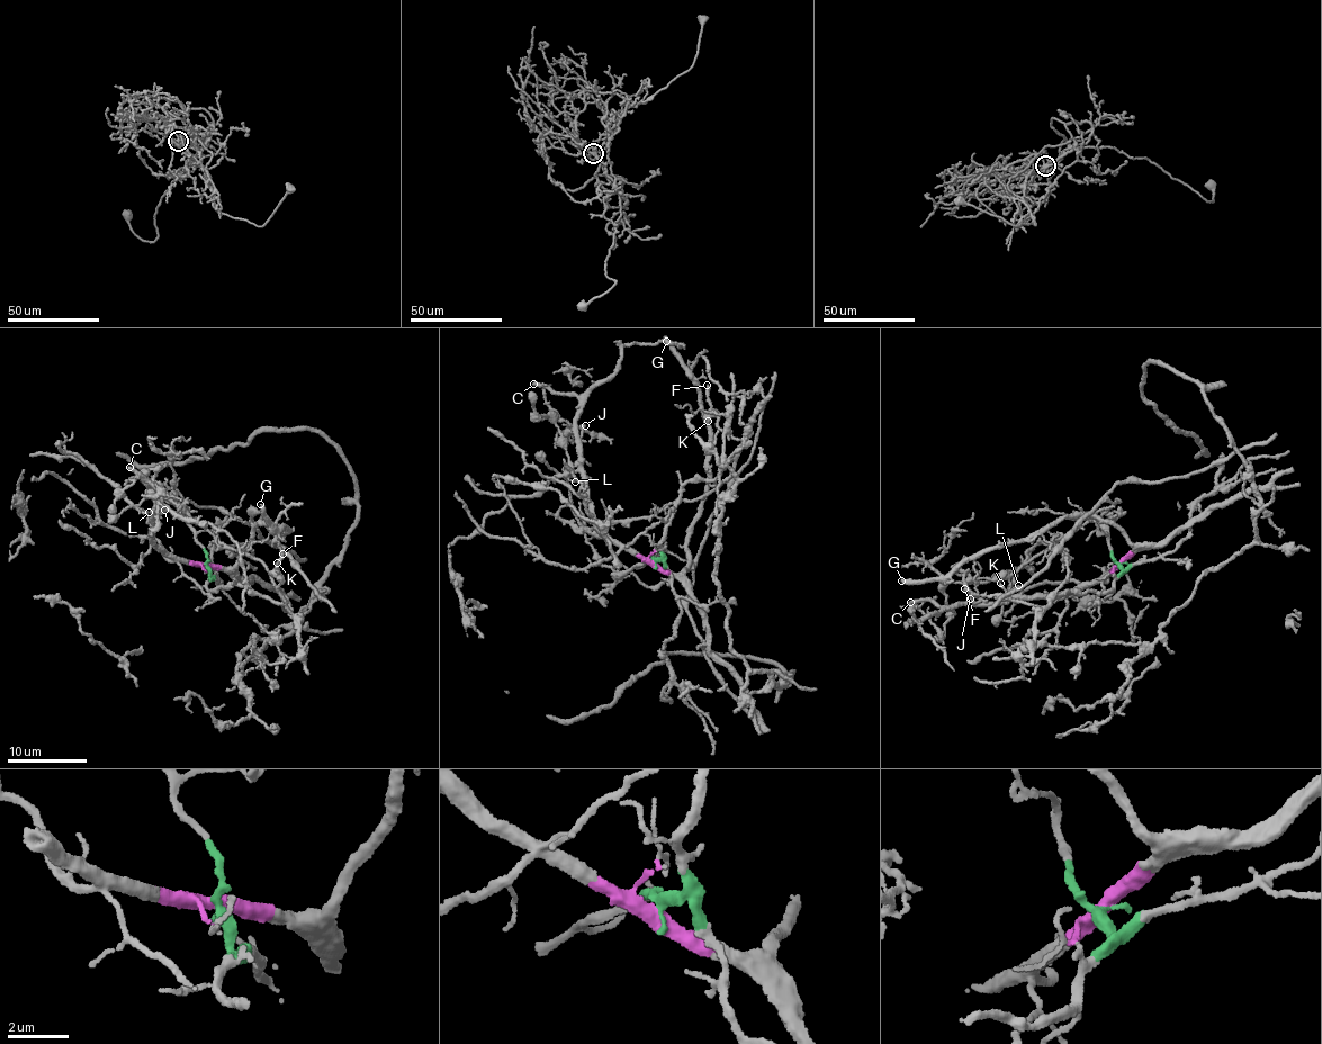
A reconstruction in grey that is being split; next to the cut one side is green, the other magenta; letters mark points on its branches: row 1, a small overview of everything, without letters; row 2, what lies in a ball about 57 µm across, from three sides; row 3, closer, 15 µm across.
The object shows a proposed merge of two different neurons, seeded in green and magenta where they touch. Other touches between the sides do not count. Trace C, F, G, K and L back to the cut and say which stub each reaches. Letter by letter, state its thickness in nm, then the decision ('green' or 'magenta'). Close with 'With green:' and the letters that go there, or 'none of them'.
C: 300 nm thick; magenta
F: 160 nm thick; green
G: 320 nm thick; magenta
K: 160 nm thick; green
L: 100 nm thick; magenta
With green: F, K

